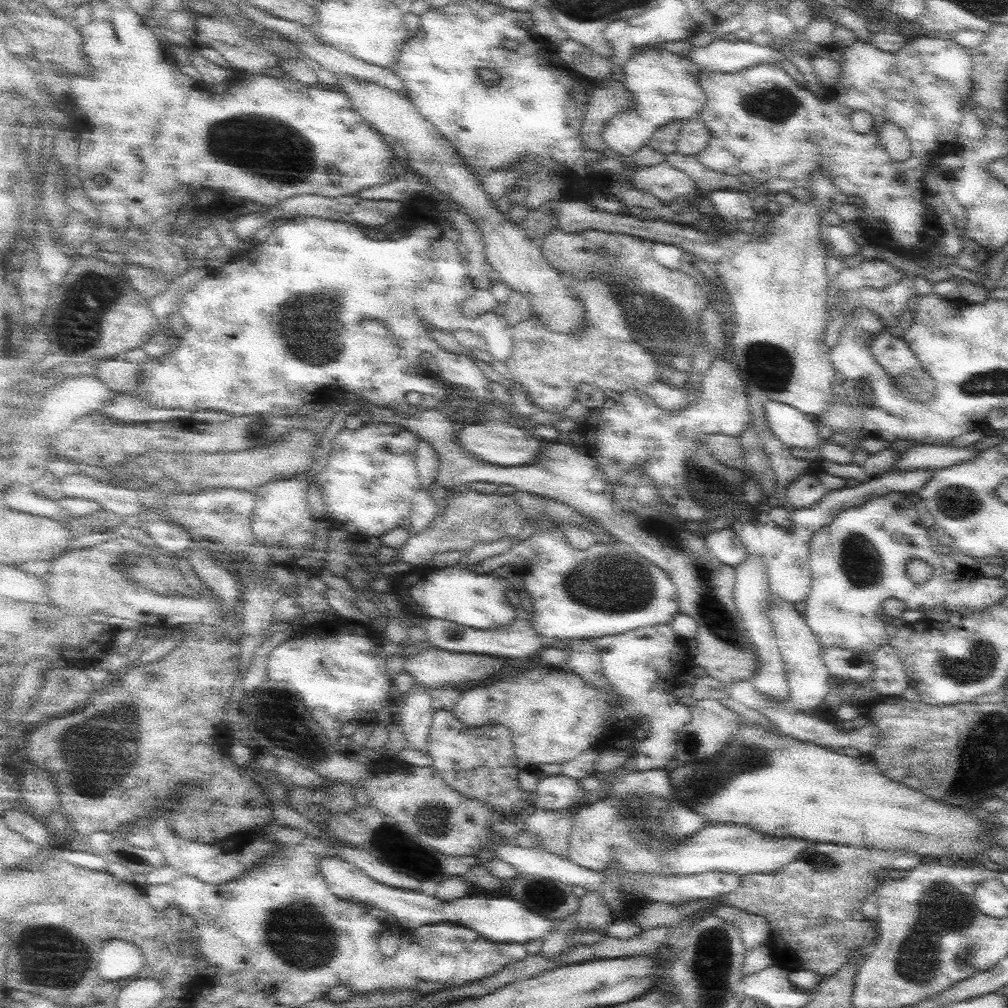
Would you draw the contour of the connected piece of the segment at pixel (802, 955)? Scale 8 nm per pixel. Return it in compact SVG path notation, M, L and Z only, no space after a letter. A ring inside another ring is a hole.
M812 842L798 859L784 866L780 871L742 875L742 883L735 891L728 893L726 901L730 906L758 916L765 916L770 923L775 963L789 971L812 970L822 976L822 981L831 977L846 963L851 950L873 947L878 936L876 921L867 919L862 913L866 898L876 892L879 880L890 869L910 871L922 864L924 857L906 850L878 850L836 843Z

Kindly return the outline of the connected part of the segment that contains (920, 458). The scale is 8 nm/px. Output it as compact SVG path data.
M918 443L910 446L908 450L902 453L898 463L892 467L892 470L908 472L908 470L918 470L920 468L936 472L964 461L970 461L978 453L982 453L982 450L976 448L974 444L961 447L948 444Z

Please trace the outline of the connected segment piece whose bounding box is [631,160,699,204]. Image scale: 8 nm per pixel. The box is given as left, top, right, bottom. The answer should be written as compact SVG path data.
M664 160L655 166L636 168L631 176L632 187L643 192L650 191L665 204L671 204L679 196L697 196L698 187L688 174L674 169L669 163Z

